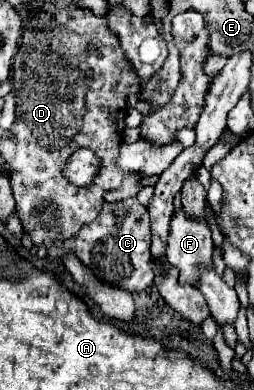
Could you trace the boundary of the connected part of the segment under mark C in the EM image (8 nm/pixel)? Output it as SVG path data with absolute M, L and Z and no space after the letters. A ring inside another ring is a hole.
M126 198L126 200L114 202L114 204L104 204L98 218L94 218L90 224L84 224L72 238L64 240L64 244L60 248L50 250L50 256L54 256L54 252L60 256L64 250L72 250L106 284L118 286L118 288L128 290L128 292L140 292L140 290L146 290L146 288L152 286L152 270L148 266L148 258L150 258L150 222L148 222L148 212L138 202L138 198Z

